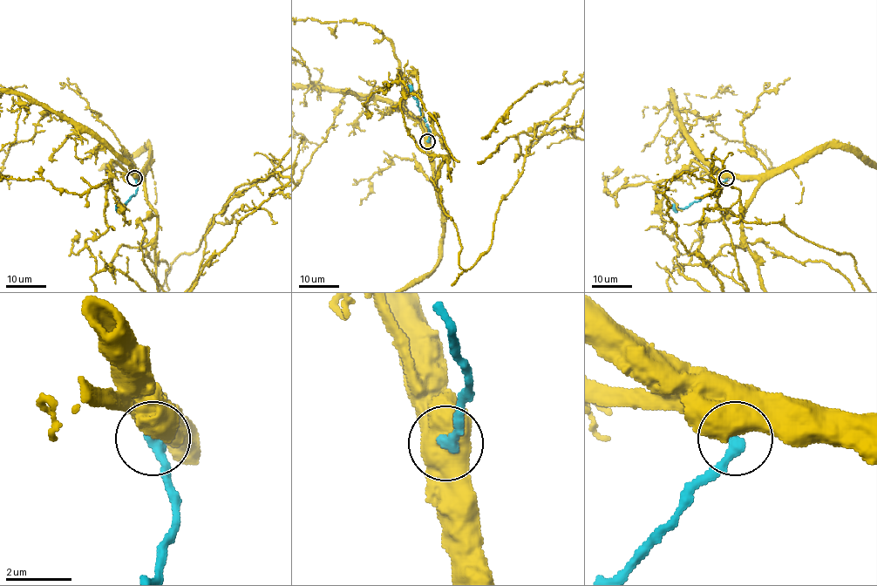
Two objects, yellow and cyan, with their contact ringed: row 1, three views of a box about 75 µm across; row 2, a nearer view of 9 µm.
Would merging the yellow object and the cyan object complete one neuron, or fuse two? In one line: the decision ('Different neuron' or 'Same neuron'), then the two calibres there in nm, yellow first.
Different neuron. Thickness 1000 nm (yellow) against 360 nm

